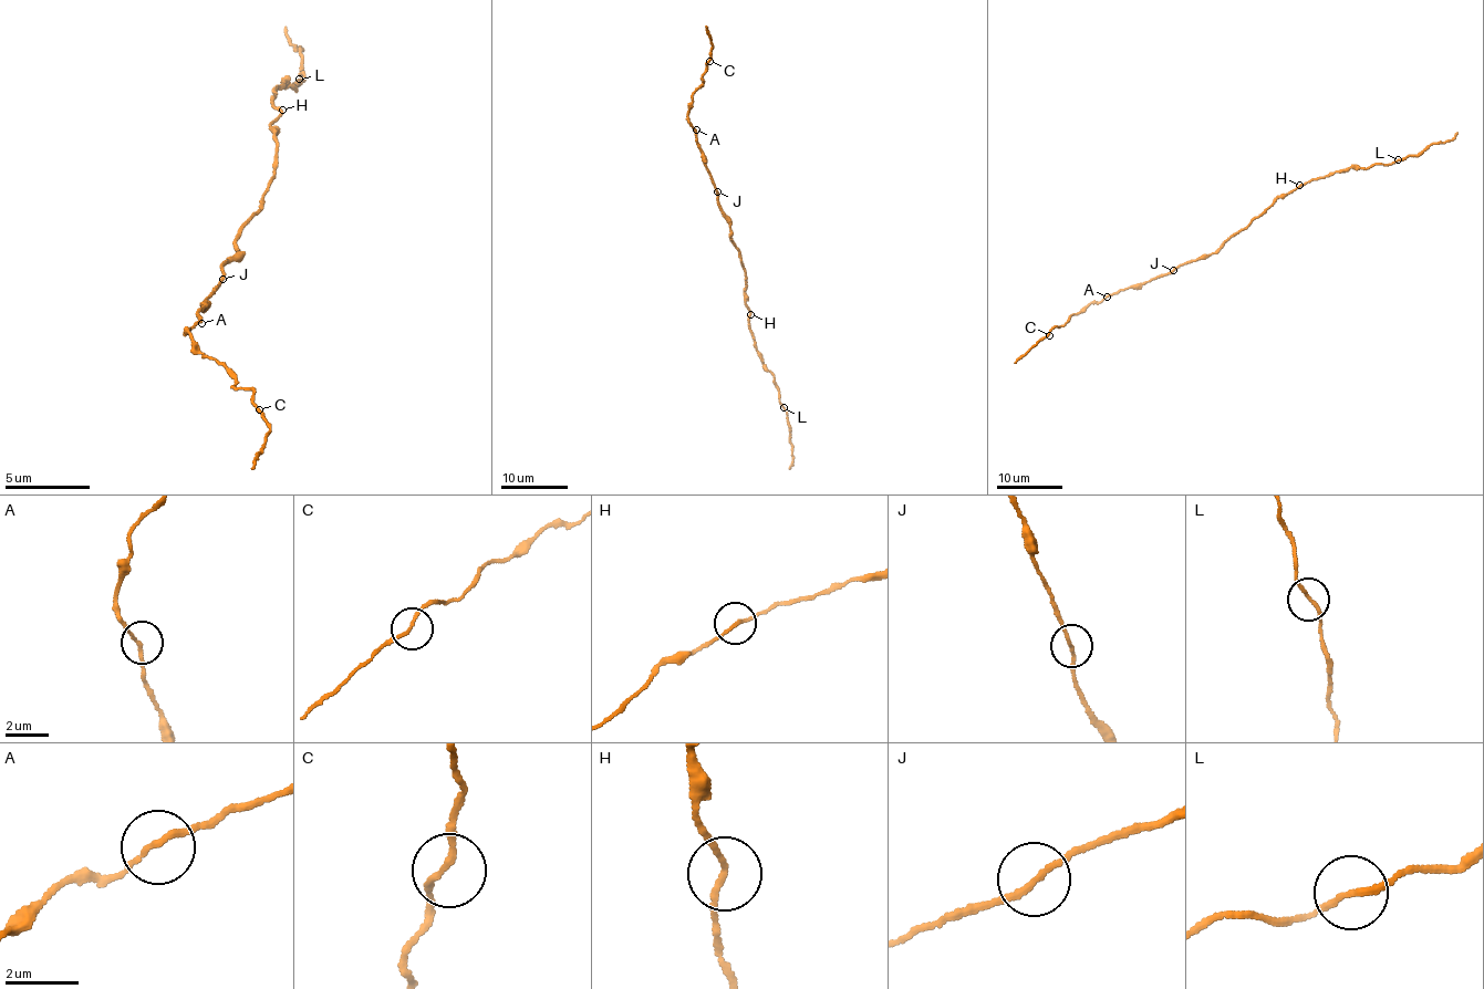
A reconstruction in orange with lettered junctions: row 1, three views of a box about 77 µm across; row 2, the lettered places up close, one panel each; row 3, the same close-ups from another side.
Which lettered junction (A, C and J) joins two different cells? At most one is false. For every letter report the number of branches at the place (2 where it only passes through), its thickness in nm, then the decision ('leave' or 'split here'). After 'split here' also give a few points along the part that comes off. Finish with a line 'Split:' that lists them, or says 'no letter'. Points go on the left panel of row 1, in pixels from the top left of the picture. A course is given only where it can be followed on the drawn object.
A: branches 2; calibre 150 nm; leave
C: branches 2; calibre 150 nm; leave
J: branches 2; calibre 150 nm; leave
Split: no letter

